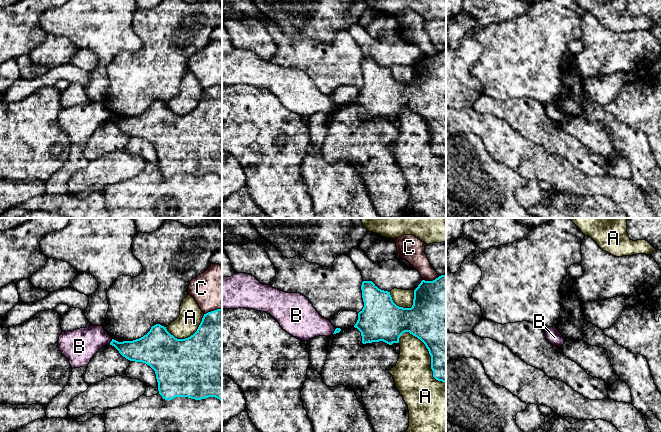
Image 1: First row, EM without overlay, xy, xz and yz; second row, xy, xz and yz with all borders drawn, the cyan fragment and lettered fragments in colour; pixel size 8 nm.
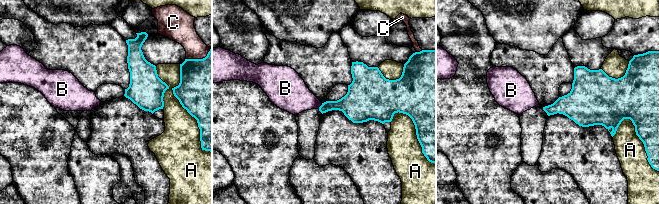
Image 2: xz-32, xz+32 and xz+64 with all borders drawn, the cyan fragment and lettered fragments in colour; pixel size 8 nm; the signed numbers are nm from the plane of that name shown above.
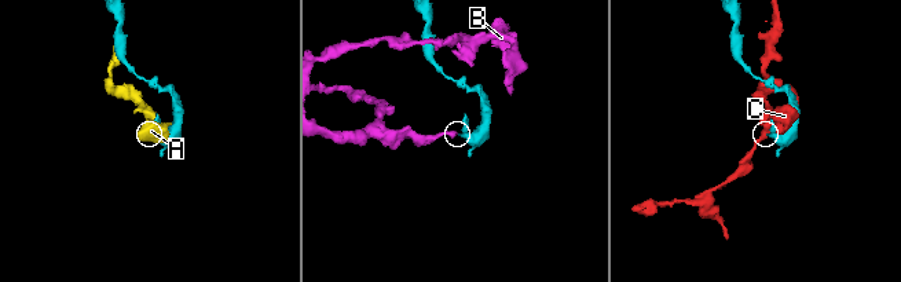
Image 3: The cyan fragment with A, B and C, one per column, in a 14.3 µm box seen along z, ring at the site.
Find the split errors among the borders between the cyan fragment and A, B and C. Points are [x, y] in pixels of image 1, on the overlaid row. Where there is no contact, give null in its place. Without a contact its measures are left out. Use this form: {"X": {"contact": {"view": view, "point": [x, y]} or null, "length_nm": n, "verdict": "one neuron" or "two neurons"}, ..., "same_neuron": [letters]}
{"A": {"contact": {"view": "xz", "point": [430, 355]}, "length_nm": 550, "verdict": "two neurons"}, "B": {"contact": {"view": "xy", "point": [111, 341]}, "length_nm": 50, "verdict": "two neurons"}, "C": {"contact": {"view": "xy", "point": [212, 311]}, "length_nm": 150, "verdict": "two neurons"}, "same_neuron": []}

